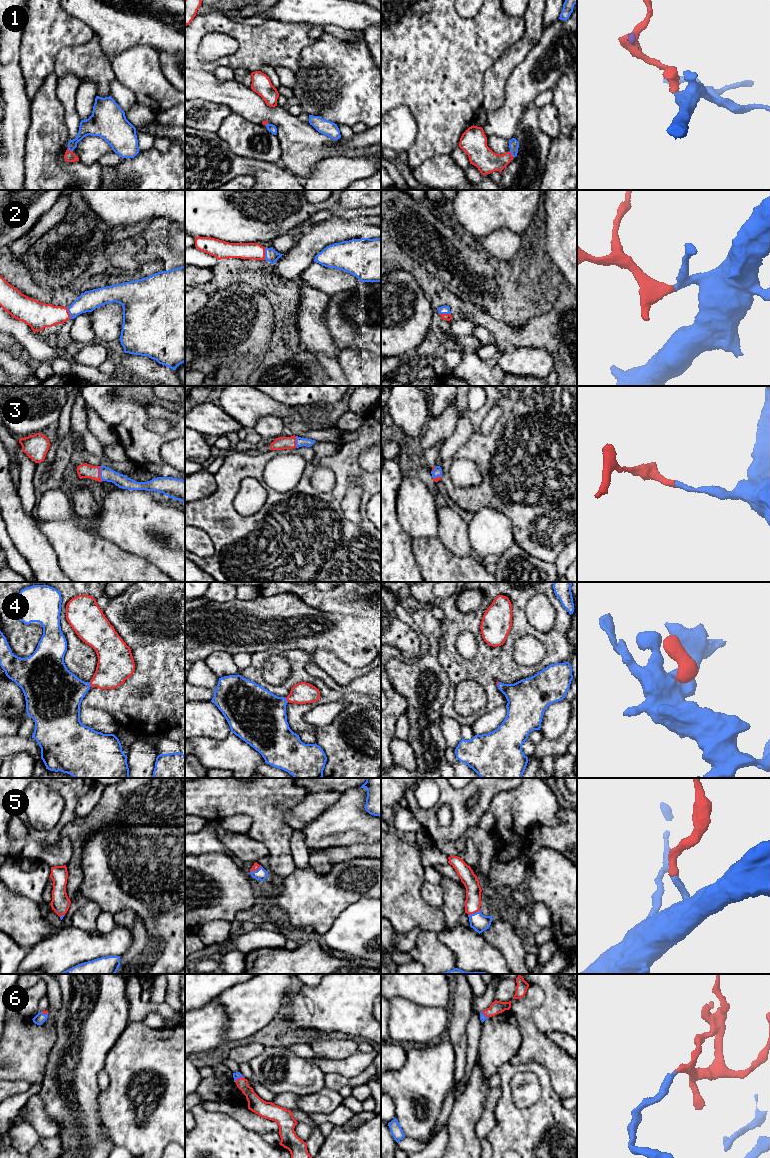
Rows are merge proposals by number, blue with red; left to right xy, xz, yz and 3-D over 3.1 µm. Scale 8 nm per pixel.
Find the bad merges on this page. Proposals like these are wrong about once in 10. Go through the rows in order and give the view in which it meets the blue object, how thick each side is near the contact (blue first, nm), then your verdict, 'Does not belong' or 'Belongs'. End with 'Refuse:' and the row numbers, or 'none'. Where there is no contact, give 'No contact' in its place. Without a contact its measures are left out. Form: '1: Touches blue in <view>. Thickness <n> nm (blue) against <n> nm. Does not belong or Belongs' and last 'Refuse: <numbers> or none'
1: Touches blue in yz. Thickness 80 nm (blue) against 190 nm. Belongs
2: Touches blue in xy. Thickness 160 nm (blue) against 220 nm. Belongs
3: Touches blue in xy. Thickness 110 nm (blue) against 110 nm. Belongs
4: Touches blue in xz. Thickness 420 nm (blue) against 170 nm. Belongs
5: Touches blue in yz. Thickness 140 nm (blue) against 130 nm. Belongs
6: Touches blue in xz. Thickness 50 nm (blue) against 120 nm. Belongs
Refuse: none

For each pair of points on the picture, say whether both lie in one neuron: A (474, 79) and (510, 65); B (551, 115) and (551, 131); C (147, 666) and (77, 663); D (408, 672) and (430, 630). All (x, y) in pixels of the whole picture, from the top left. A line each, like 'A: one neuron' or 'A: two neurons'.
A: two neurons
B: one neuron
C: one neuron
D: one neuron

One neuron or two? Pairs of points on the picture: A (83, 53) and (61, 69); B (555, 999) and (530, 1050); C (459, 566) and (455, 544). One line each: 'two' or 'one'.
A: one
B: two
C: two

